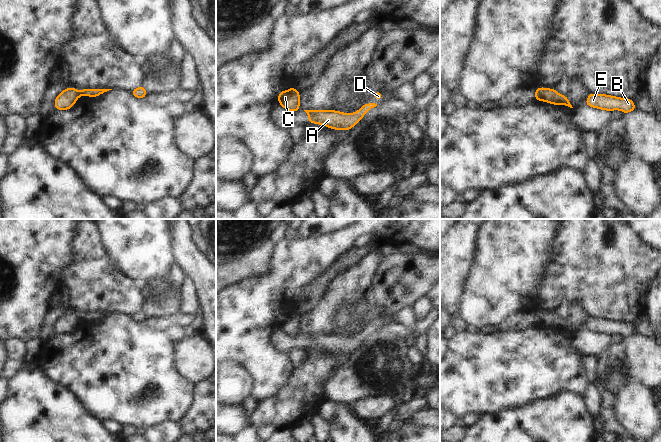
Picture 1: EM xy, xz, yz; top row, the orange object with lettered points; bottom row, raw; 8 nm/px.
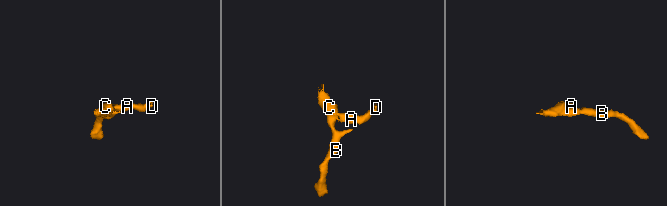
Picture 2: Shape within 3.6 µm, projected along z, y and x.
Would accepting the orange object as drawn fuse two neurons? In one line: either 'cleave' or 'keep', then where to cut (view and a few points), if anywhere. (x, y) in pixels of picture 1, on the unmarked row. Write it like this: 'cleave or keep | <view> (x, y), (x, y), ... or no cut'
cleave | xy (76, 315), (80, 319)

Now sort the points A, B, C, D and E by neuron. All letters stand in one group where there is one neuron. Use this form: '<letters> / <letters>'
A D / B C E

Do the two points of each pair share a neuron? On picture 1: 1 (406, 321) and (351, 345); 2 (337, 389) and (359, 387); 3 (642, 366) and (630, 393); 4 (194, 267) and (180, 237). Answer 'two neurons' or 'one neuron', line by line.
1: two neurons
2: one neuron
3: two neurons
4: one neuron

